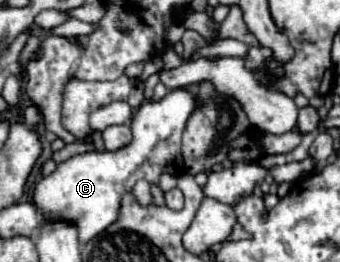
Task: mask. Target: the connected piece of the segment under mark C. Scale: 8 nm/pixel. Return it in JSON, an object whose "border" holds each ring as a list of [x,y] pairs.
{"border":[[[184,88],[170,90],[162,100],[144,102],[132,118],[132,142],[116,152],[86,152],[56,166],[56,170],[42,178],[34,190],[34,204],[42,214],[62,214],[62,218],[74,218],[80,230],[80,242],[104,232],[118,220],[122,196],[132,192],[138,180],[158,184],[164,172],[180,176],[184,170],[182,158],[182,132],[198,106],[196,94]]]}

